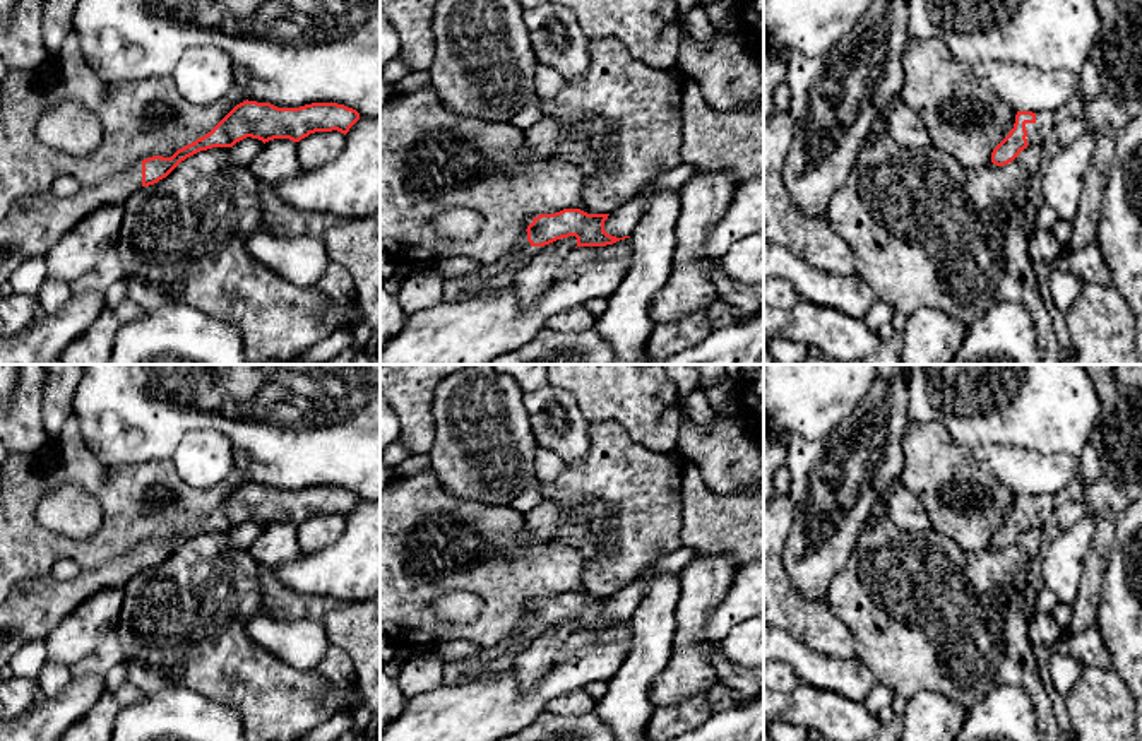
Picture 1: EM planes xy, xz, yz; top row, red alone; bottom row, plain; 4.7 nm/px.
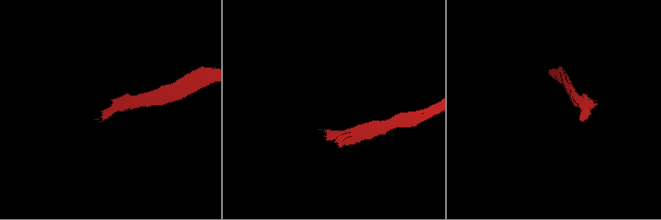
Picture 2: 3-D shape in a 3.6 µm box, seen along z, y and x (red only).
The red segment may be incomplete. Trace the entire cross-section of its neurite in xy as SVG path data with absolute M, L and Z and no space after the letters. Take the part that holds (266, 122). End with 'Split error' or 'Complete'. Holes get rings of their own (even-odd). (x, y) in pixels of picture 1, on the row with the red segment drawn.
M271 103L236 104L209 133L178 149L171 157L152 156L101 185L80 187L70 197L53 192L17 199L0 222L0 286L26 260L48 250L77 222L104 205L123 205L142 187L166 178L187 157L212 147L233 147L252 137L264 144L274 139L300 142L315 132L348 133L360 113L337 103L312 103L277 108Z. Split error

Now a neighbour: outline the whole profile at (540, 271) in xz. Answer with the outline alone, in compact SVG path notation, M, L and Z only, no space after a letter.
M568 236L544 246L532 246L529 260L515 276L515 291L520 306L532 306L543 291L560 276L562 260L577 246L577 238Z

